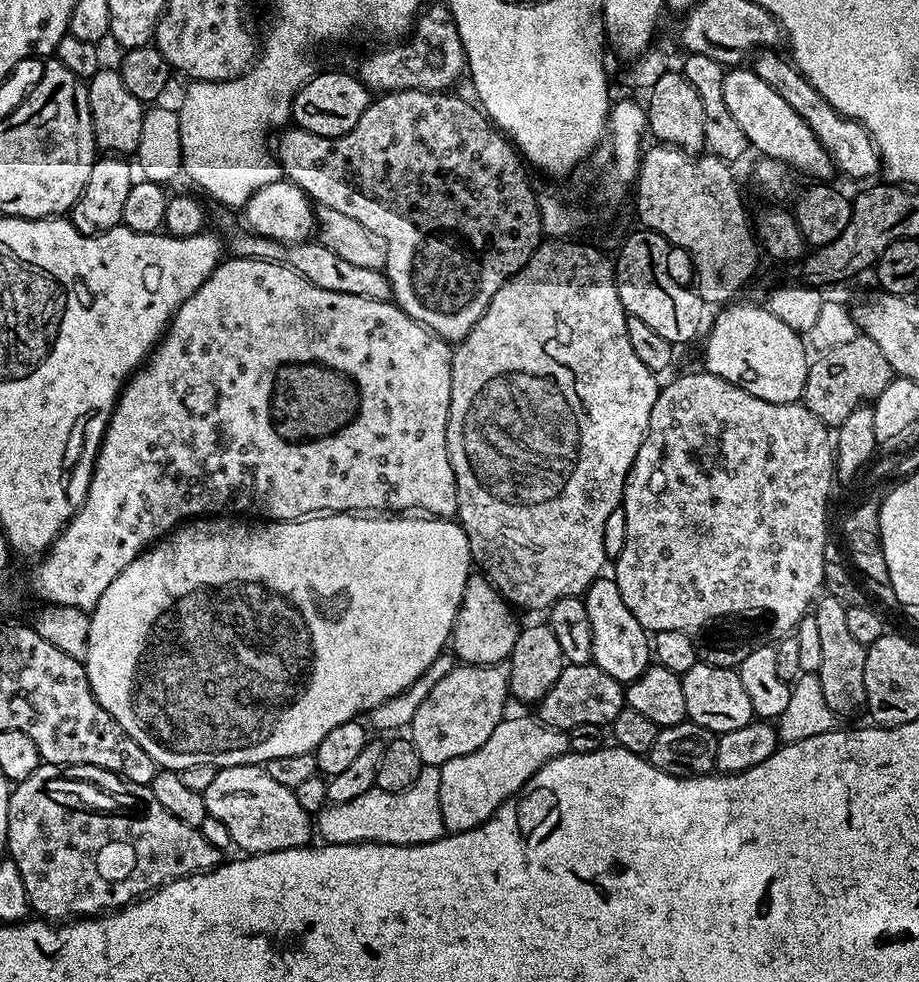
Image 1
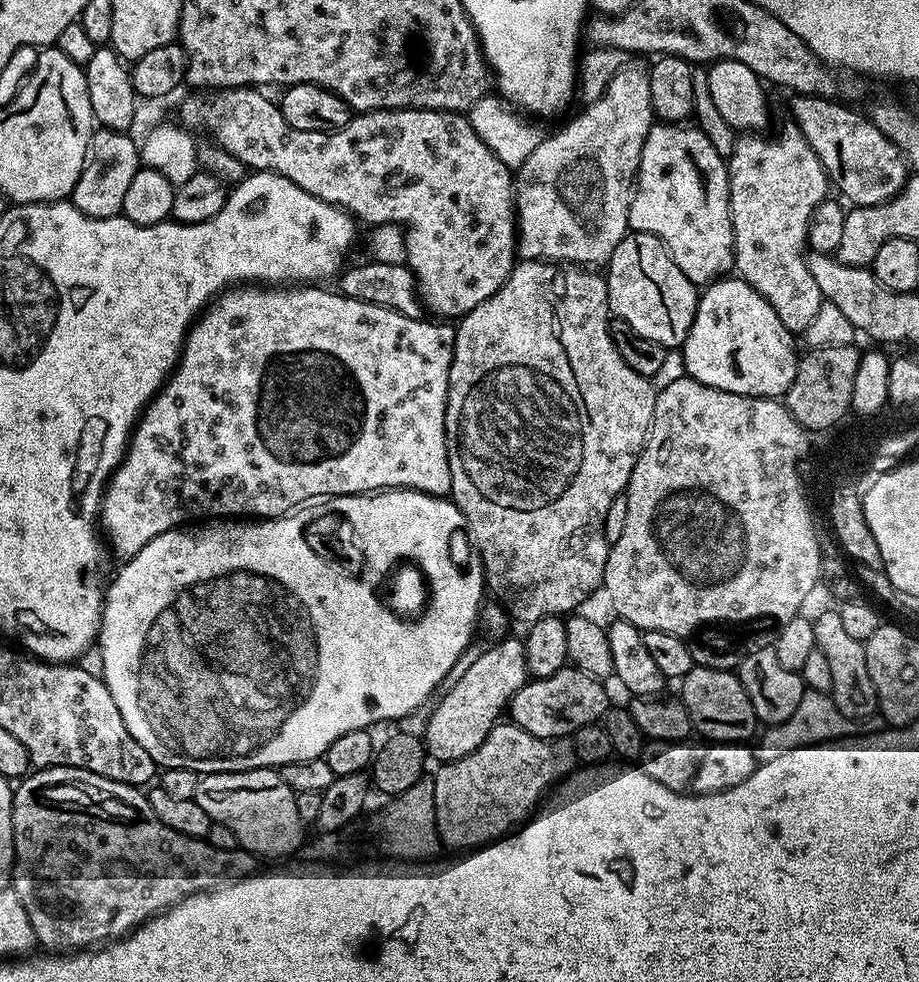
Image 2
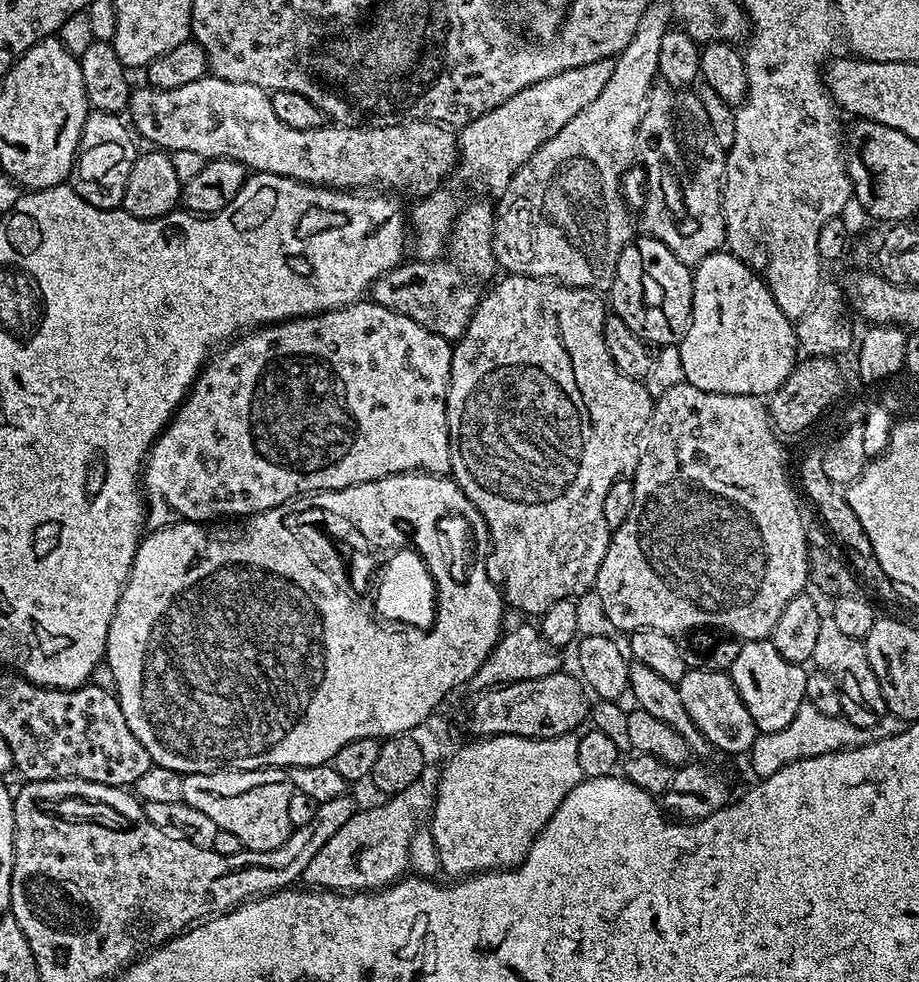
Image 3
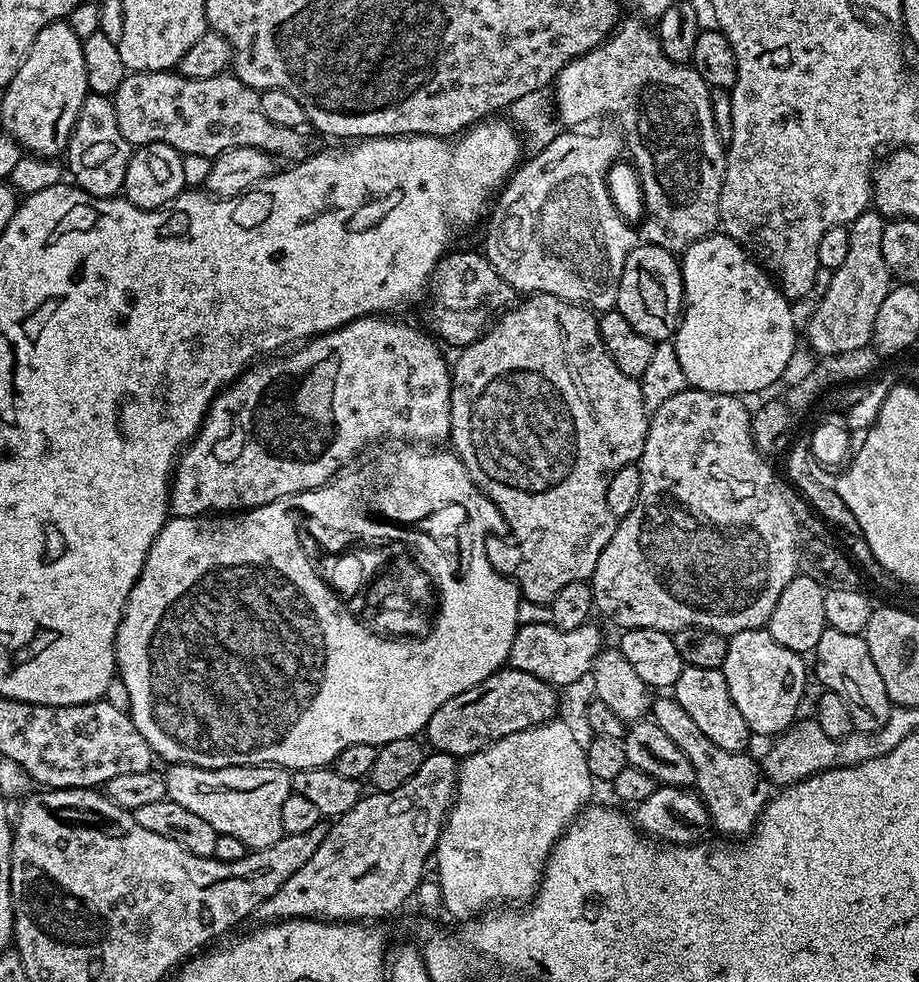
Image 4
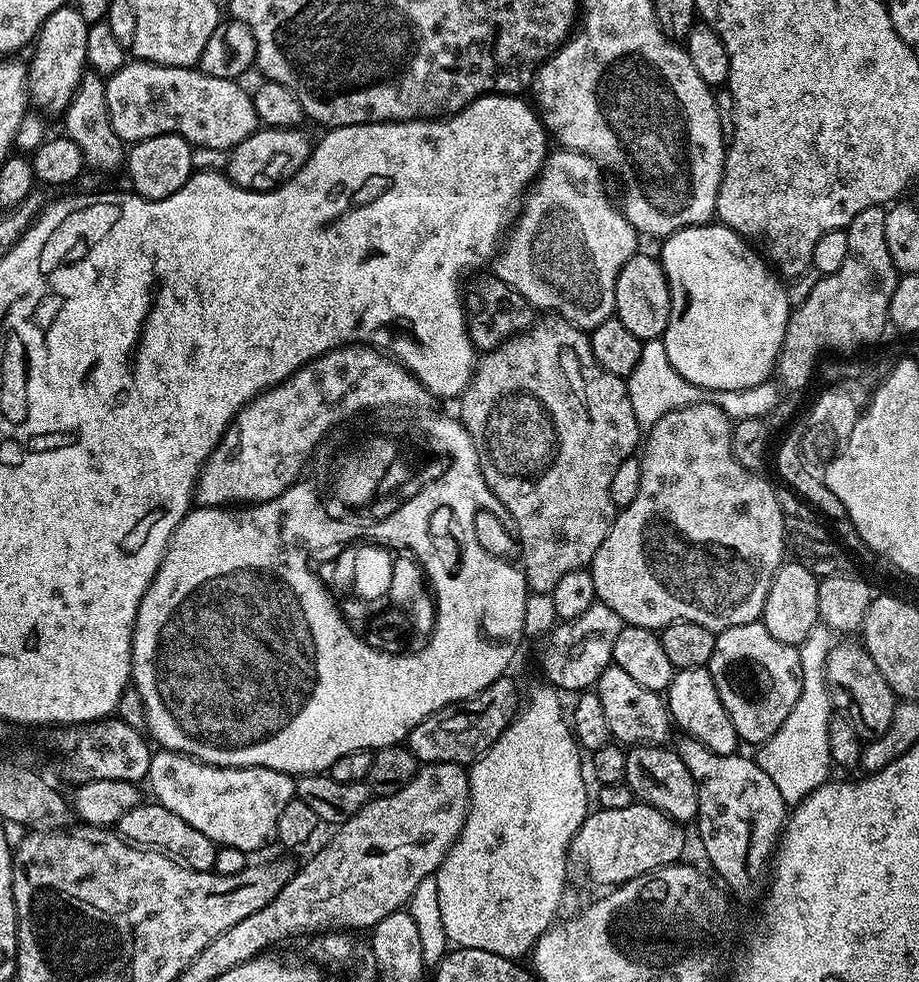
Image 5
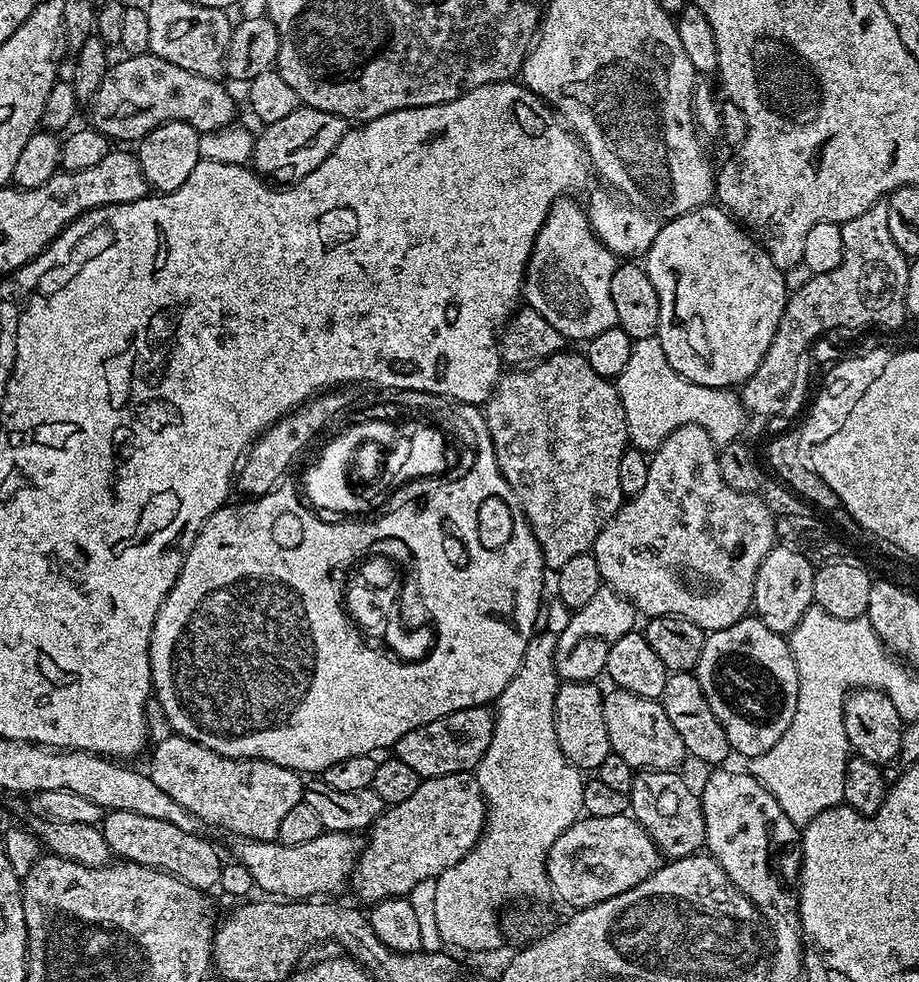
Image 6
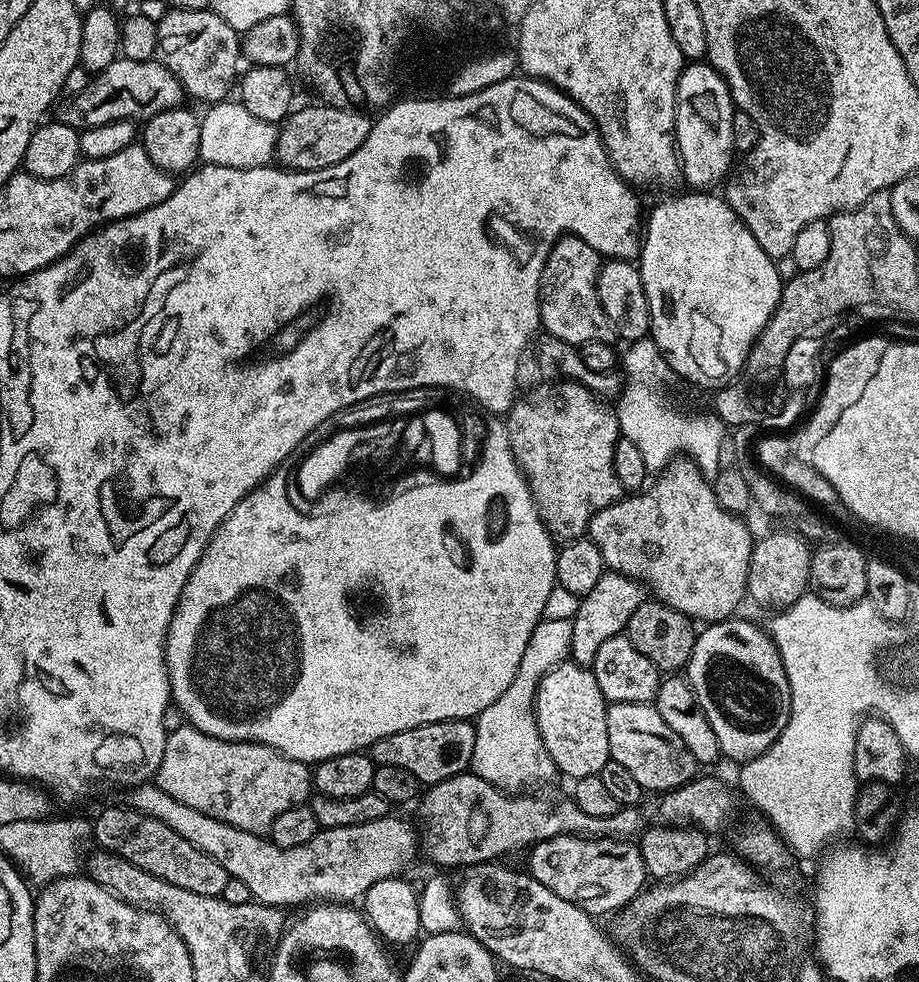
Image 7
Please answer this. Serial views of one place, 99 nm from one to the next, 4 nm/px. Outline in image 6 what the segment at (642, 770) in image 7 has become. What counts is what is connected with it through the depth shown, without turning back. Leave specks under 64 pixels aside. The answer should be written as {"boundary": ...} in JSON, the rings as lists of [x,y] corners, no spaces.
{"boundary":[[[625,688],[609,691],[604,698],[604,717],[606,718],[606,734],[610,738],[613,752],[617,752],[634,770],[649,768],[679,769],[680,759],[685,759],[684,743],[678,738],[678,730],[674,730],[670,718],[666,718],[666,710],[659,700],[642,698],[638,694],[628,692]]]}

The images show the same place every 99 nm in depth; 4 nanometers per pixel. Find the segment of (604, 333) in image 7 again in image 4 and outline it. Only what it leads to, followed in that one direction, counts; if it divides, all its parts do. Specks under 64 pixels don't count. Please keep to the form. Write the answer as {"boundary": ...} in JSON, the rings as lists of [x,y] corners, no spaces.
{"boundary":[[[584,130],[561,131],[544,150],[529,155],[508,177],[491,205],[482,251],[517,293],[550,294],[603,314],[616,307],[622,270],[626,258],[636,249],[638,232],[620,217],[608,189],[608,167],[622,152],[621,137],[615,131],[596,132],[593,136],[580,131]]]}

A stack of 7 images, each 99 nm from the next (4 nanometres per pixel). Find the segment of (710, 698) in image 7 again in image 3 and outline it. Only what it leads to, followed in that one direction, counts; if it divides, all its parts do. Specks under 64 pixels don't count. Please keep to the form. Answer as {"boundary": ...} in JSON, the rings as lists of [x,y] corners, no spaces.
{"boundary":[[[771,639],[743,641],[730,675],[742,702],[746,702],[746,710],[750,710],[750,718],[754,718],[757,733],[782,730],[798,714],[798,706],[806,703],[808,672],[801,665],[782,658]]]}

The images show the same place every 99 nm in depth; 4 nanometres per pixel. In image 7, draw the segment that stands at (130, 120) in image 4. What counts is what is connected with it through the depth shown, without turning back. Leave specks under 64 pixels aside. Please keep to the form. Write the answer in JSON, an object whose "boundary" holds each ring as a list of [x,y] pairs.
{"boundary":[[[117,58],[110,66],[106,66],[106,70],[95,73],[94,78],[89,79],[86,90],[82,90],[77,96],[73,96],[67,101],[69,104],[64,108],[62,120],[63,123],[77,130],[102,126],[106,122],[114,122],[115,120],[147,122],[154,114],[162,114],[171,108],[181,107],[185,100],[186,93],[180,85],[180,80],[174,78],[174,74],[170,74],[168,67],[161,64],[159,59],[134,62],[133,60]]]}

